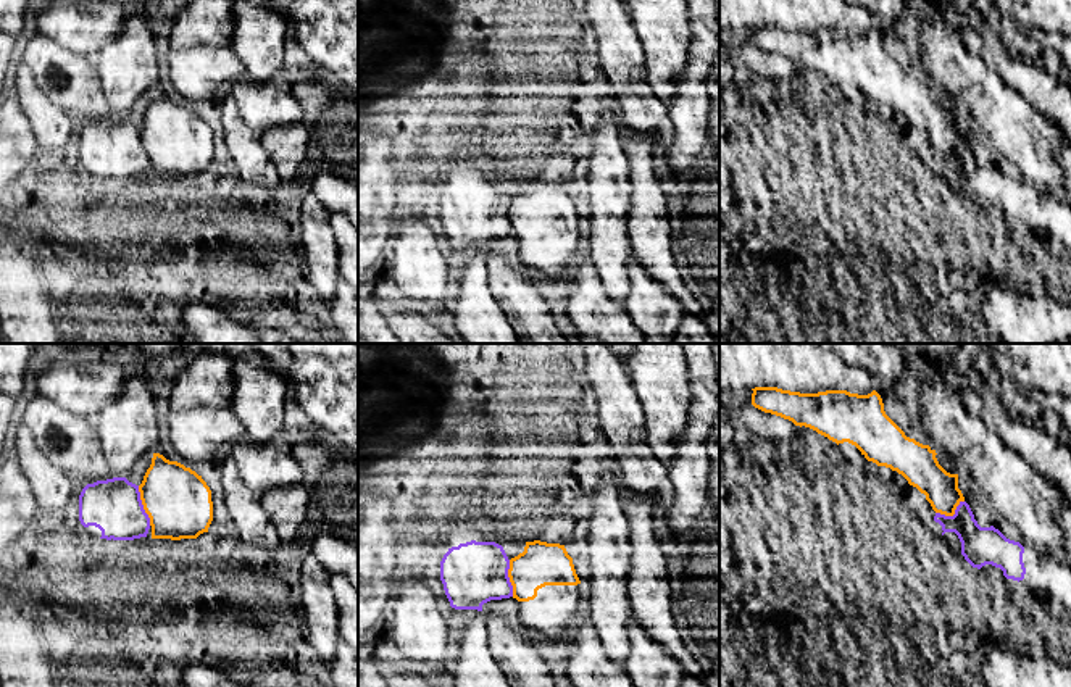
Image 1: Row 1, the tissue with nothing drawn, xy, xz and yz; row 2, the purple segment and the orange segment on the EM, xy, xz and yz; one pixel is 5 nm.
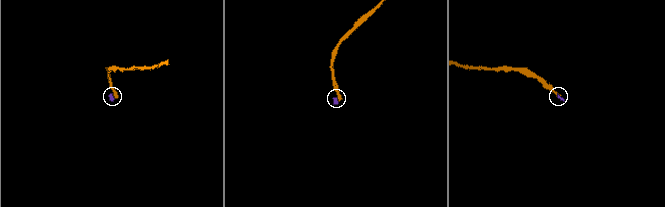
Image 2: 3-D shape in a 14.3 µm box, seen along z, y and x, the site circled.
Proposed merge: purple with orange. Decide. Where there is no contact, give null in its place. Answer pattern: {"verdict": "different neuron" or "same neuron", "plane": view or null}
{"verdict": "different neuron", "plane": "xy"}

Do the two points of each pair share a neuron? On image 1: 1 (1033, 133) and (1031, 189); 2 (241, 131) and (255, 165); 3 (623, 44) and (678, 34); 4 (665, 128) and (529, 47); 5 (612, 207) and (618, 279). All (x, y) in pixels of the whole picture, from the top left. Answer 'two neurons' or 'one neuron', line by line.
1: two neurons
2: one neuron
3: two neurons
4: one neuron
5: one neuron

